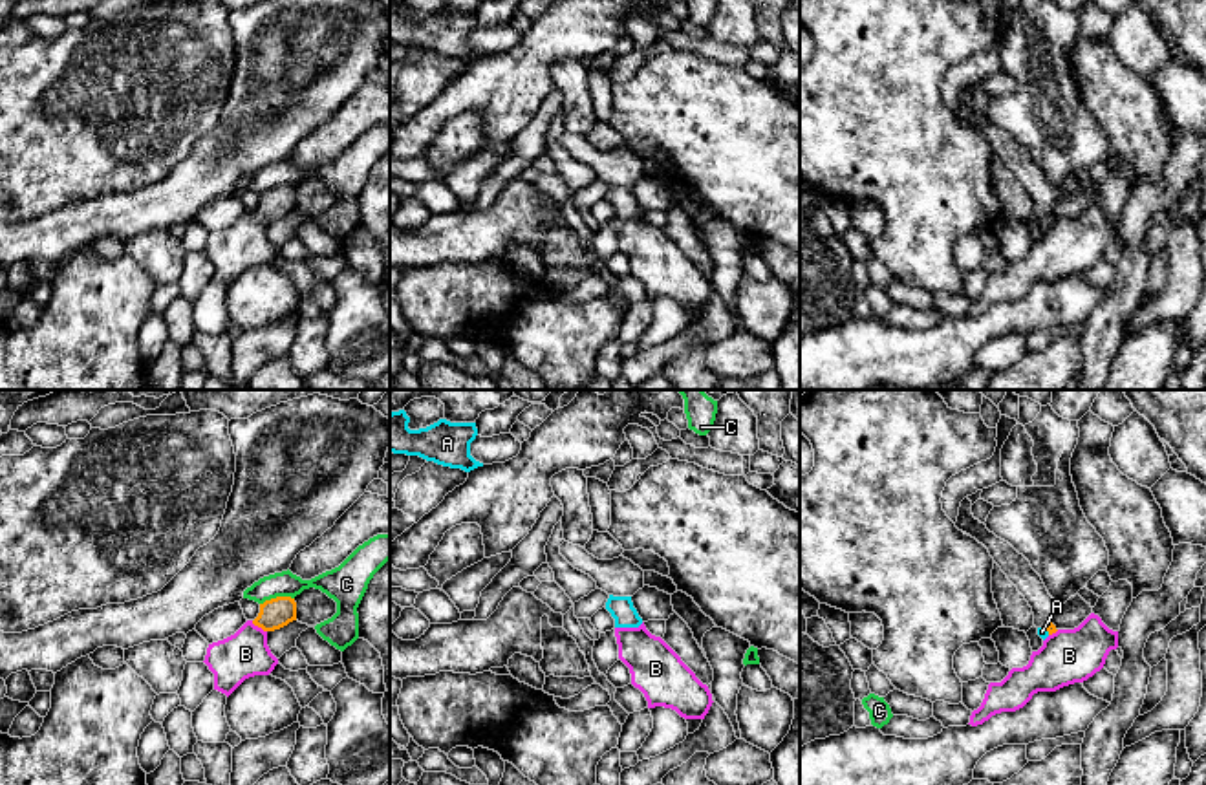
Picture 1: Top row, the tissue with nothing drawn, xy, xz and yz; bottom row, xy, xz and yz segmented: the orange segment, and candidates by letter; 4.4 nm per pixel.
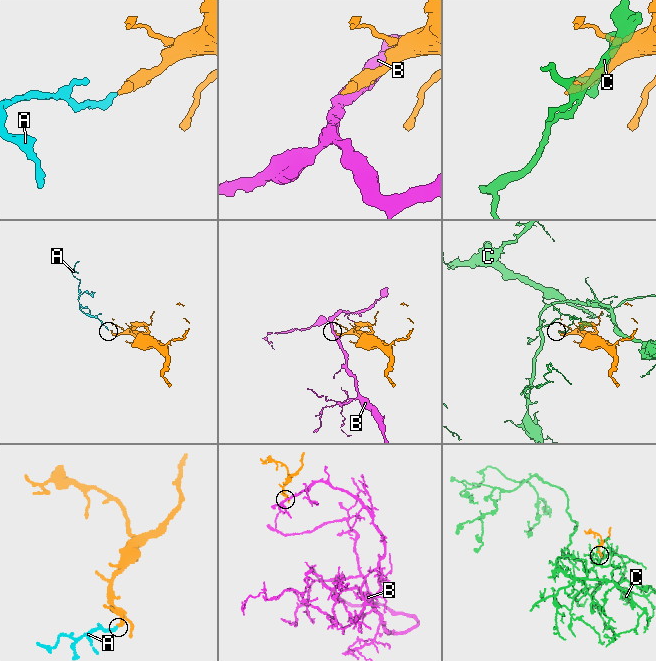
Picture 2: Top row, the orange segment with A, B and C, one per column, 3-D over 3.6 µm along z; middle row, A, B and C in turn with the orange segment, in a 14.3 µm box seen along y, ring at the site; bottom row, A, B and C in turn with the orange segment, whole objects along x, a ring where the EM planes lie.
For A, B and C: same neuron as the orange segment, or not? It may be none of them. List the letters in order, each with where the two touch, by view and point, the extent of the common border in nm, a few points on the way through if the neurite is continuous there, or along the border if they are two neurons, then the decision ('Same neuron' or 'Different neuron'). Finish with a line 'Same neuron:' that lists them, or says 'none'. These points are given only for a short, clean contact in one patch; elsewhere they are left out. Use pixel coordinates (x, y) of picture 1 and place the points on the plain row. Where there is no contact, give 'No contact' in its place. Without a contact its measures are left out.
A: Touches orange at yz (1047, 220). Shared border 40 nm. Path across: yz (1051, 218), (1047, 220), (1042, 222). Same neuron
B: Touches orange at xy (258, 216). Shared border 90 nm. Different neuron
C: Touches orange at xy (277, 187). Shared border 160 nm. Different neuron
Same neuron: A

